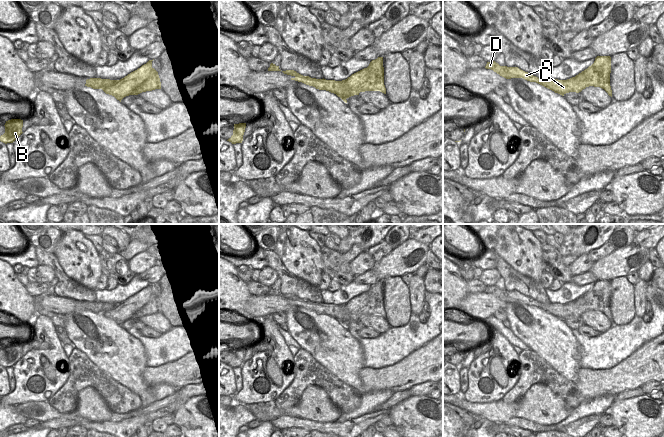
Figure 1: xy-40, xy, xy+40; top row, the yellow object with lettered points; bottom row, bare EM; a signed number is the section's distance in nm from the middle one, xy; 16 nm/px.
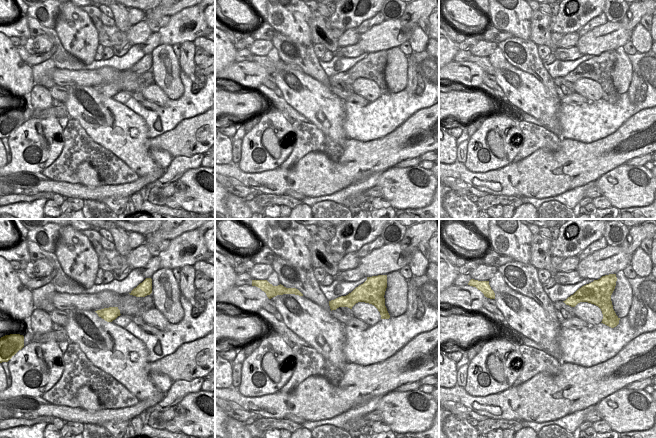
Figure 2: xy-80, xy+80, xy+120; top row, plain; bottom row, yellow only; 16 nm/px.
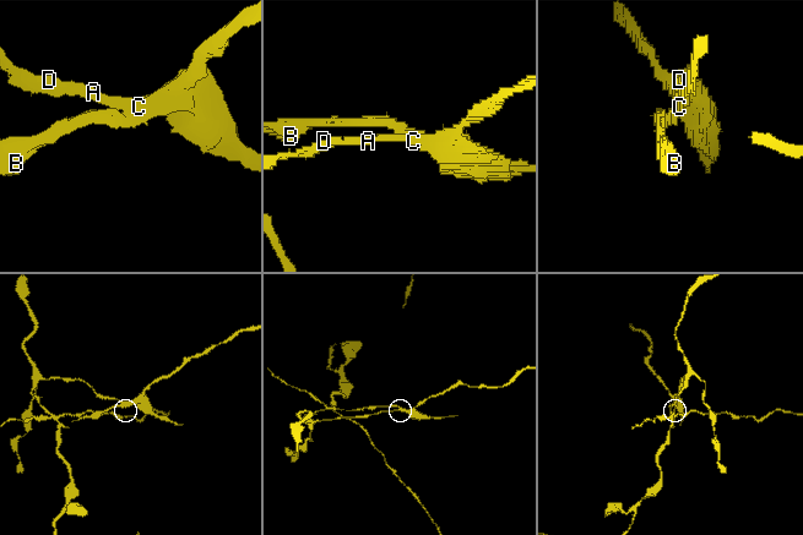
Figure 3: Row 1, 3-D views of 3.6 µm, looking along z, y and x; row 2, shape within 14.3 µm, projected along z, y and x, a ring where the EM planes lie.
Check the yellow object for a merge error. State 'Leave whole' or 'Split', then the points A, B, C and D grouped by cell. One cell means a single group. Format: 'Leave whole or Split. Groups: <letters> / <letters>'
Split. Groups: A D / B C.

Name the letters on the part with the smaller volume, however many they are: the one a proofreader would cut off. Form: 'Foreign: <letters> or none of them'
Foreign: B, C

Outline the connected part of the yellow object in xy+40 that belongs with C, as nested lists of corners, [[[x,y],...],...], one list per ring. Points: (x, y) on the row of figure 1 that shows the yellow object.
[[[583,72],[579,73],[575,77],[578,79],[579,84],[575,85],[575,86],[559,88],[558,94],[564,96],[566,93],[569,93],[569,92],[579,93],[583,89],[585,89],[587,86],[589,86],[589,80],[584,76]]]

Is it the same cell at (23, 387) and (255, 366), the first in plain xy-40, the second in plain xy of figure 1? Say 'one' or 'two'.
one

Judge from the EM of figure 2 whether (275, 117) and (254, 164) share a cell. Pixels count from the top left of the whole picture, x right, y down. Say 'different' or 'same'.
same

